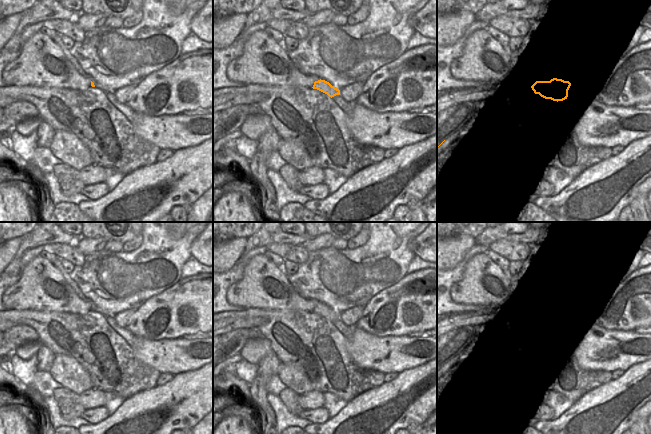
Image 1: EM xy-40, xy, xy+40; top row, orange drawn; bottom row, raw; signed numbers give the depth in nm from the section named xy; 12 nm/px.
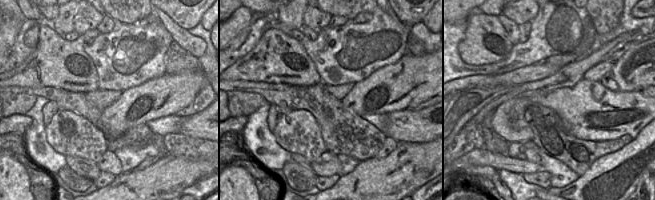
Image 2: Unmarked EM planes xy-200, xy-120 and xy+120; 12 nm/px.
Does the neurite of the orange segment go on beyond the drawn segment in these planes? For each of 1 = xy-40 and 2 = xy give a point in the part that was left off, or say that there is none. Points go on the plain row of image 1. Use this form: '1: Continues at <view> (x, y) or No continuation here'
1: No continuation here
2: No continuation here

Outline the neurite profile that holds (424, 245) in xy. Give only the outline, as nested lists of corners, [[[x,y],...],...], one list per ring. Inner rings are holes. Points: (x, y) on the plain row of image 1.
[[[431,222],[426,230],[411,240],[410,250],[424,261],[437,263],[437,222]]]

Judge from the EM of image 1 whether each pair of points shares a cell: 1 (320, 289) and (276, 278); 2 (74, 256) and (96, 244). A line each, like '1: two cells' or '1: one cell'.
1: two cells
2: two cells

